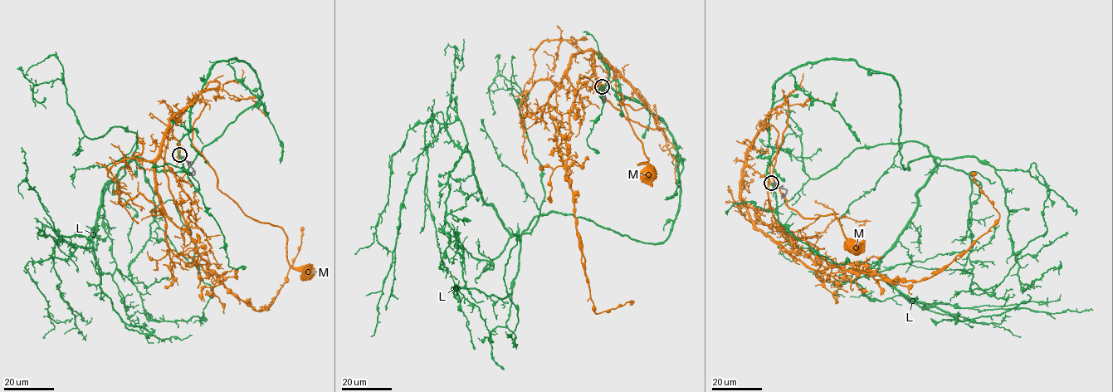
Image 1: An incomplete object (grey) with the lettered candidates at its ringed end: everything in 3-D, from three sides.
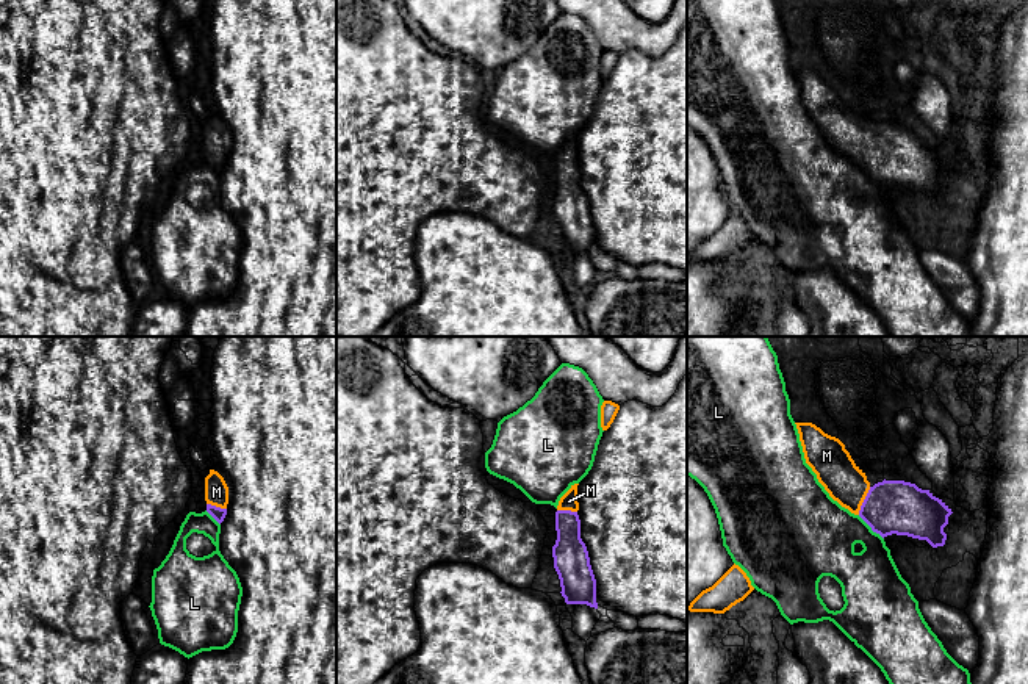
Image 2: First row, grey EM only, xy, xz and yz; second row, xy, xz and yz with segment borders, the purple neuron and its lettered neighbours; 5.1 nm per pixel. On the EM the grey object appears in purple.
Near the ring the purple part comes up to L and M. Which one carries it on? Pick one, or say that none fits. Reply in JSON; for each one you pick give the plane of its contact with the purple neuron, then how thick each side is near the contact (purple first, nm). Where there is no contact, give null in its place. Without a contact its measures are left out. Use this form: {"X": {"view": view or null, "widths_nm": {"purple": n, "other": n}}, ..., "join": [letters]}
{"M": {"view": "yz", "widths_nm": {"purple": 280, "other": 200}}, "join": ["M"]}

